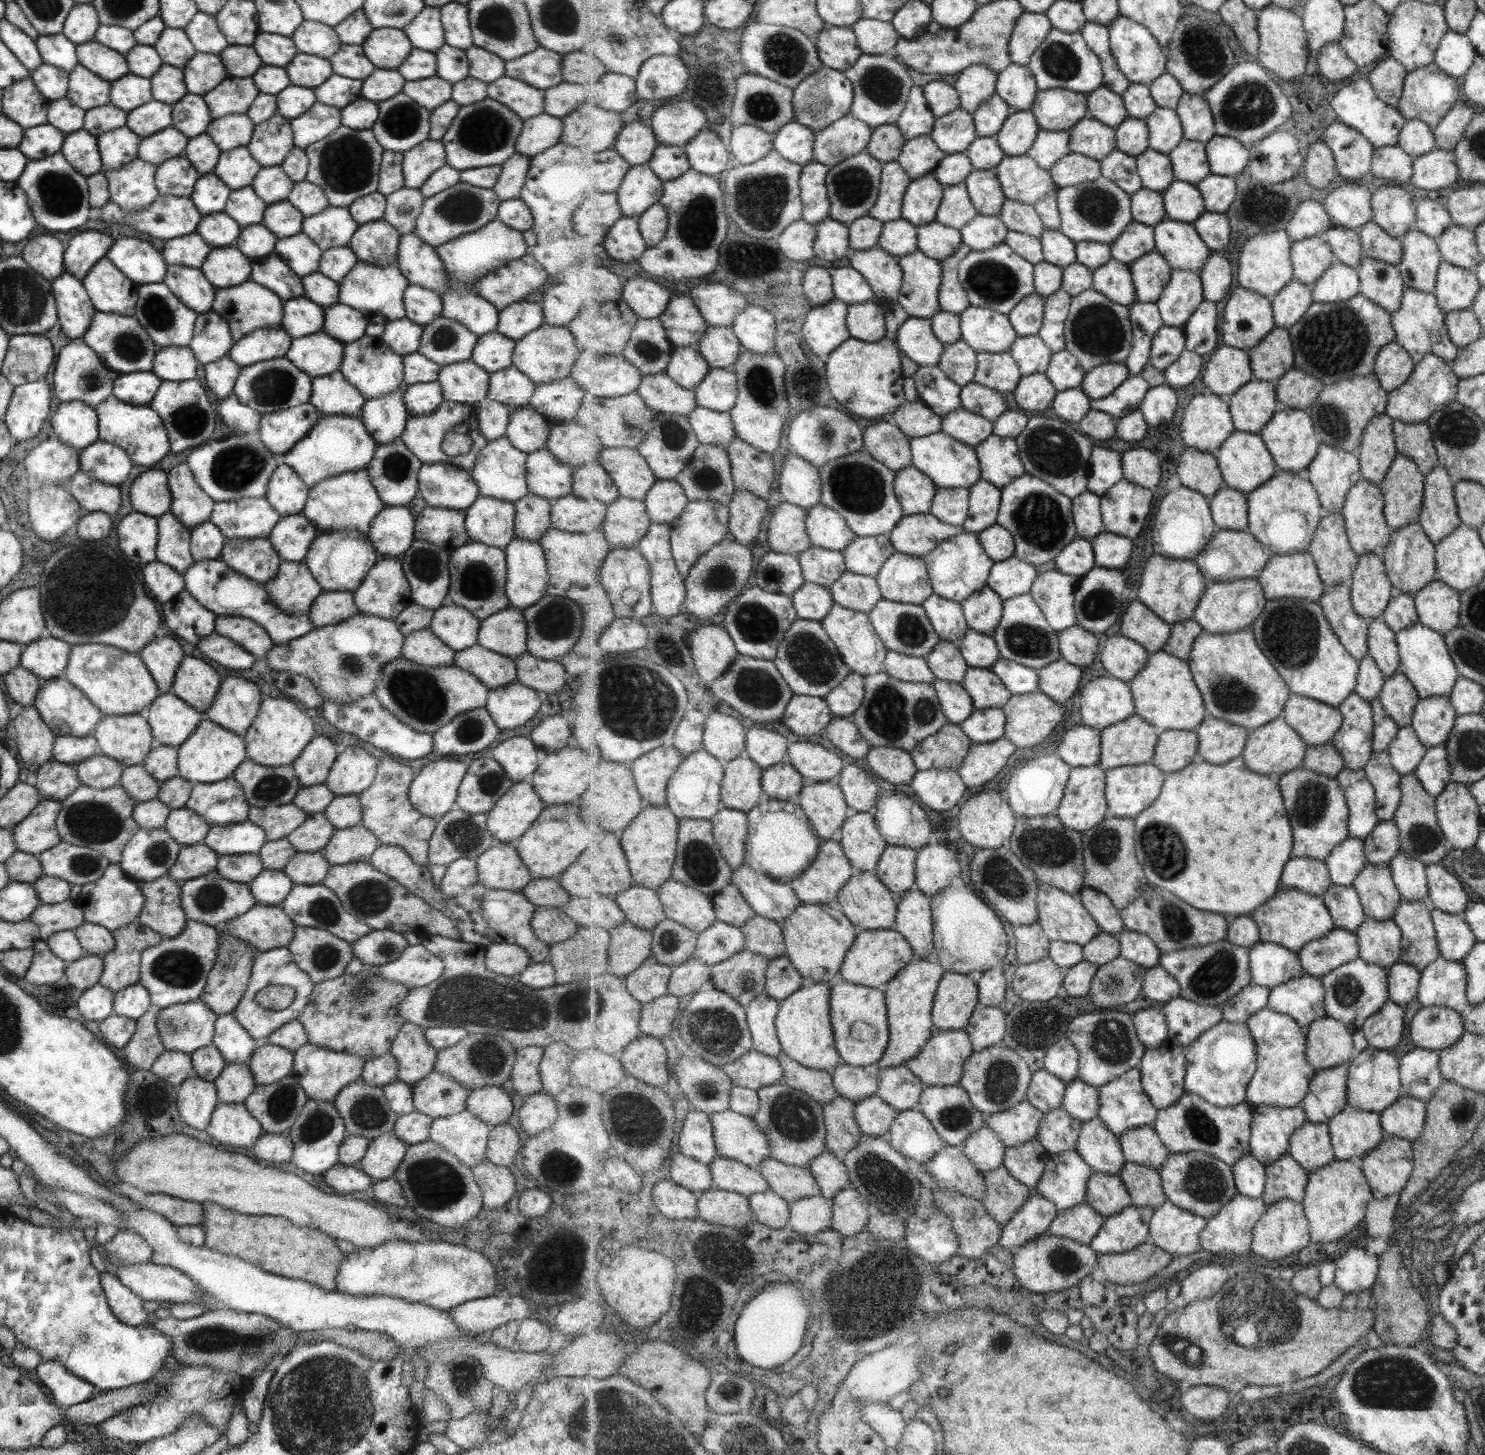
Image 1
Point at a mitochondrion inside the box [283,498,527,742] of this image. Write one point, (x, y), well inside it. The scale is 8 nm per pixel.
(419, 694)

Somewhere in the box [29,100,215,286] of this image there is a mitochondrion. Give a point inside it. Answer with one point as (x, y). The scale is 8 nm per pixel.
(60, 195)

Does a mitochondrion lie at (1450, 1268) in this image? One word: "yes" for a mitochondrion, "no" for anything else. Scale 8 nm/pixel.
no

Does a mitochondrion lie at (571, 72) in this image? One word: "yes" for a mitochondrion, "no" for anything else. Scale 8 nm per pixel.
no

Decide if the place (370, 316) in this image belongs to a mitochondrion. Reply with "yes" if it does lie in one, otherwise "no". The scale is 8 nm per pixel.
no

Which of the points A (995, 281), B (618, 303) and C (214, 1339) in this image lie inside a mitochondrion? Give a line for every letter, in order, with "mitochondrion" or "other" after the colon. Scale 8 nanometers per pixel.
A: mitochondrion
B: other
C: mitochondrion

